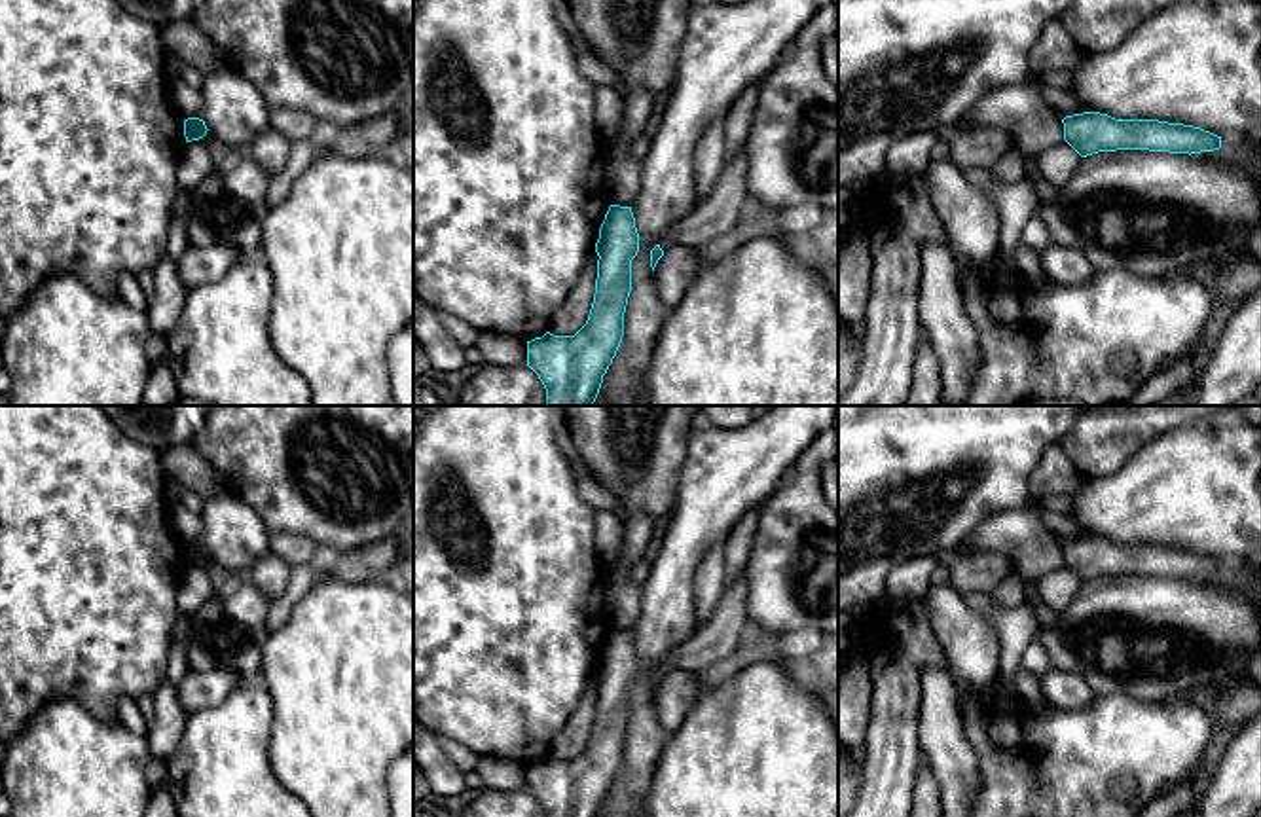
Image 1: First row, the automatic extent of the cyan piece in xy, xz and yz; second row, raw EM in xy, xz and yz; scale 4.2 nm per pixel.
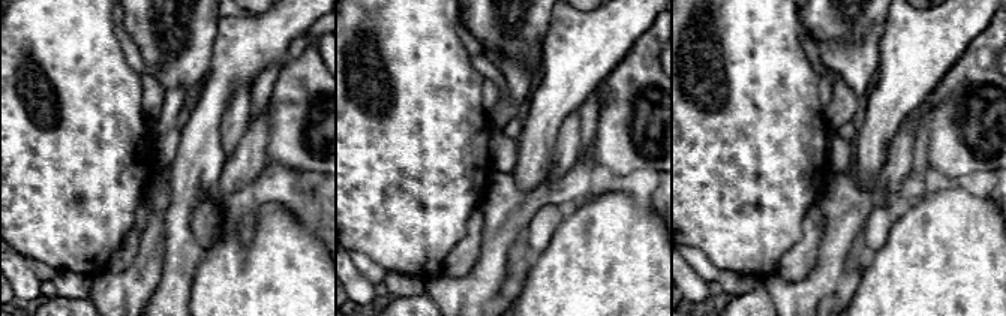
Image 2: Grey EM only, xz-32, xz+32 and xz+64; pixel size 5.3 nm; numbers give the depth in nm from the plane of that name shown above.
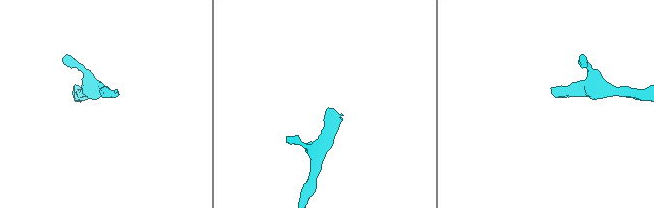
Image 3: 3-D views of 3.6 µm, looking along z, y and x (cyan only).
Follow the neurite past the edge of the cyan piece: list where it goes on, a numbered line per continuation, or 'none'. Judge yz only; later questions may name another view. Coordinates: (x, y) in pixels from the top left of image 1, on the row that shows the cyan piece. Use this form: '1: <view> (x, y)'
none

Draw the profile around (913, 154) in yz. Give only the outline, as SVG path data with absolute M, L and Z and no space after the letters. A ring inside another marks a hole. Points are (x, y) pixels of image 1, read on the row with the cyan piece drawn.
M920 131L897 140L887 152L887 171L893 174L923 174L942 152L935 131Z

